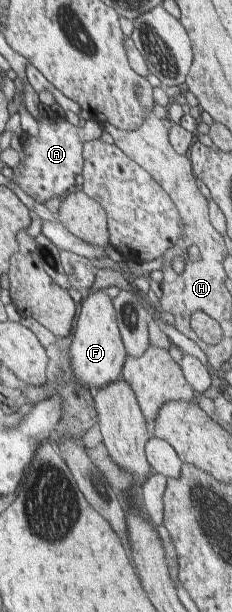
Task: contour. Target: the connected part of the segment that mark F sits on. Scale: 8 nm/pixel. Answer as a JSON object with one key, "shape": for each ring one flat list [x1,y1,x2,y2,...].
{"shape":[[105,291,90,292,77,309,72,341,69,347,69,366,75,381,81,386,103,388,119,380,126,362,126,352,117,326,117,315,112,300]]}

